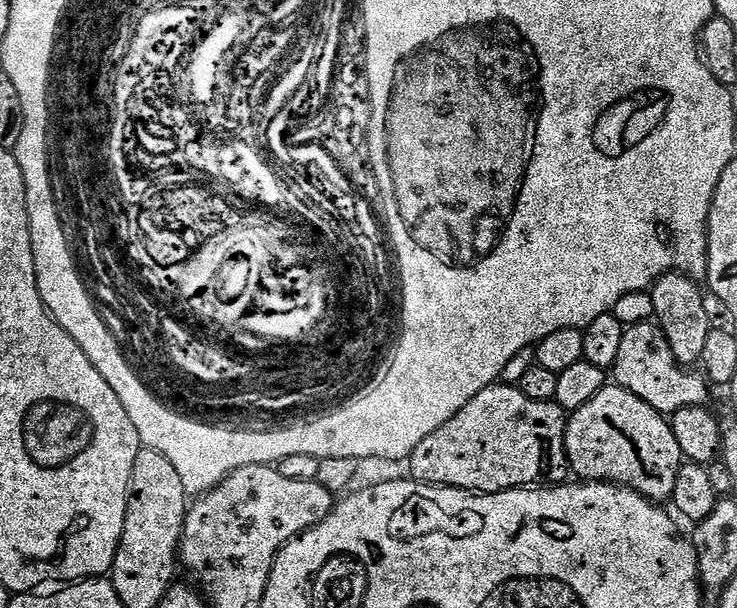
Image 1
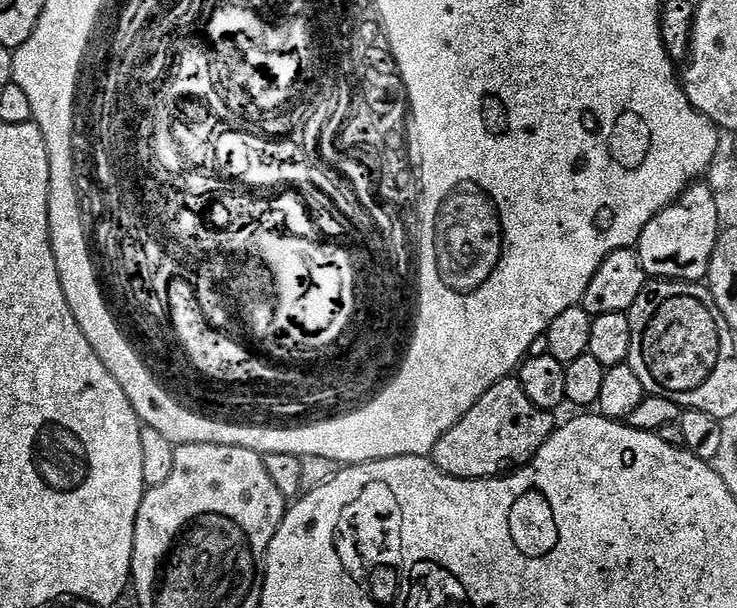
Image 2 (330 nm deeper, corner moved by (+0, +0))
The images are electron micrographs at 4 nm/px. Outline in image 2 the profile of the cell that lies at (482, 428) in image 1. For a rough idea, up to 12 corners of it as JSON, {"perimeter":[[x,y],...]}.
{"perimeter":[[499,380],[432,447],[447,476],[500,478],[558,427]]}

